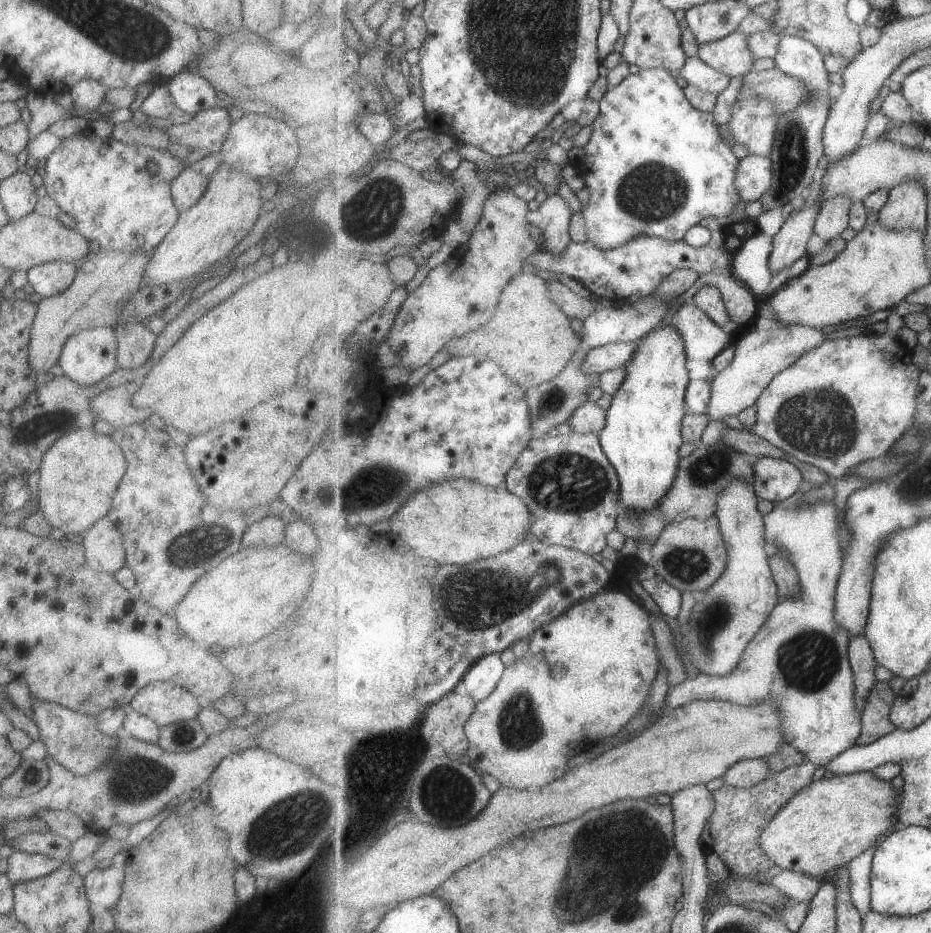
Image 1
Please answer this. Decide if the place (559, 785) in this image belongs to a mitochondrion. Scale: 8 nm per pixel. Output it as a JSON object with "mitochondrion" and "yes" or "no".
{"mitochondrion":"no"}

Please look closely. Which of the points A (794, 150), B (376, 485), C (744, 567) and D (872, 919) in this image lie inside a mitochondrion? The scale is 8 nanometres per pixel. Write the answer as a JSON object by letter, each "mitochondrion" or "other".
{"A":"mitochondrion","B":"mitochondrion","C":"other","D":"other"}

